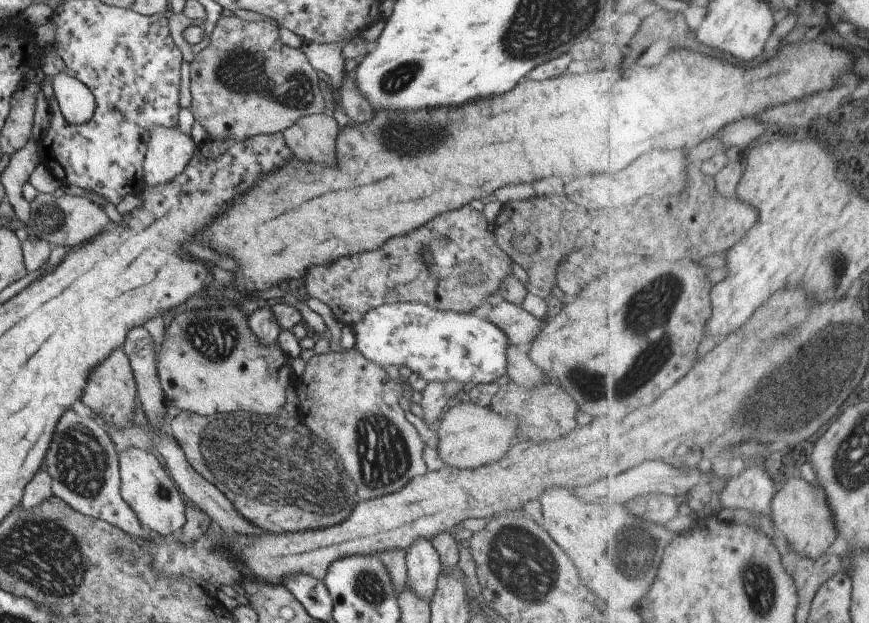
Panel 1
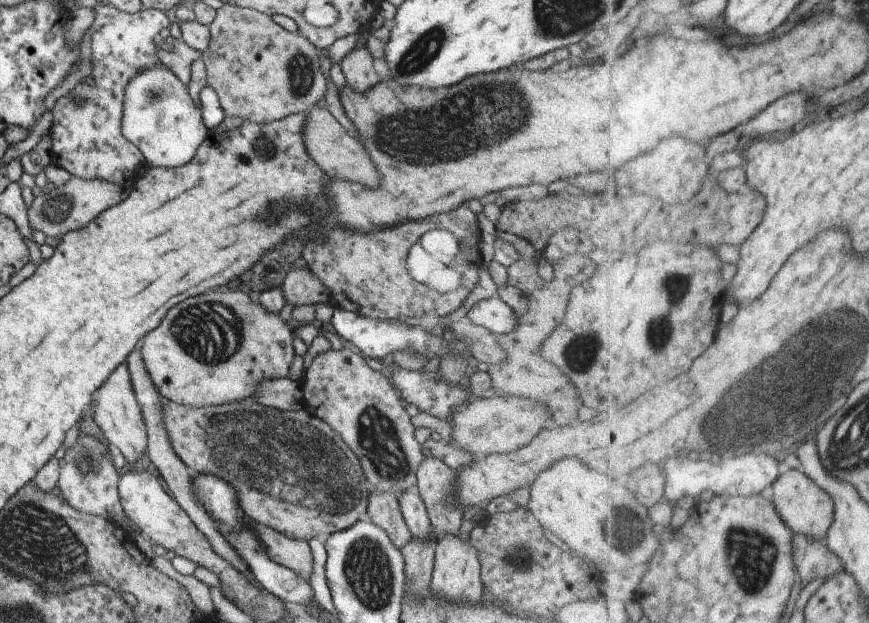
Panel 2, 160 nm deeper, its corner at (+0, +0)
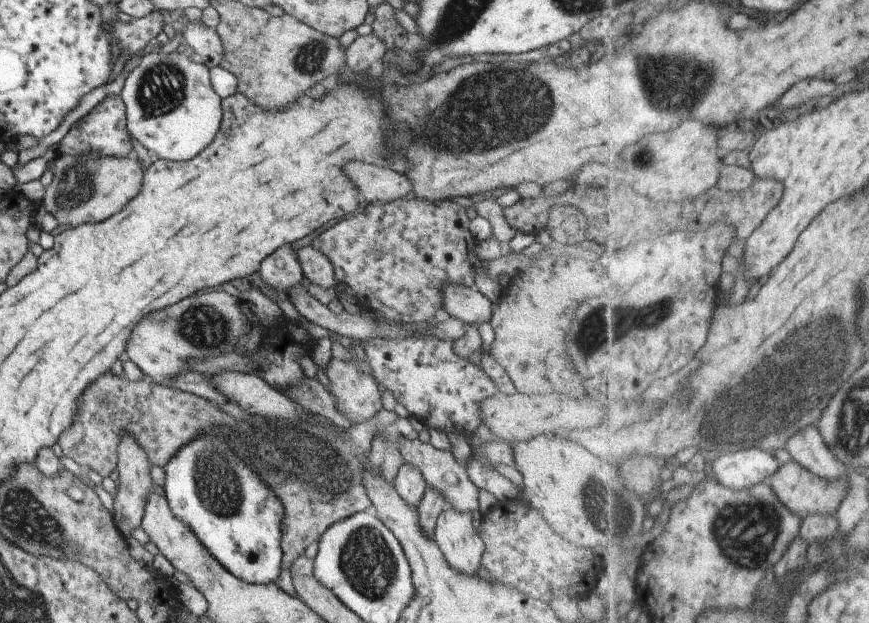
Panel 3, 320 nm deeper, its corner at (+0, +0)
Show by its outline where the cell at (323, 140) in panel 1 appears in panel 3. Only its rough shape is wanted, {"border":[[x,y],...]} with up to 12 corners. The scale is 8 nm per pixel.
{"border":[[343,166],[365,200],[410,198],[411,182],[391,168]]}

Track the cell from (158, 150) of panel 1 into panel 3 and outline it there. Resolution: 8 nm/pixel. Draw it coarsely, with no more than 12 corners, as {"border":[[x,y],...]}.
{"border":[[145,54],[118,95],[128,132],[189,160],[221,124],[209,69]]}

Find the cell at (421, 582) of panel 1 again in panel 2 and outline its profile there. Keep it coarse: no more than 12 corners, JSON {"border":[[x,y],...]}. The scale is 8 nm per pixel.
{"border":[[415,487],[397,499],[411,537],[426,541],[430,520]]}

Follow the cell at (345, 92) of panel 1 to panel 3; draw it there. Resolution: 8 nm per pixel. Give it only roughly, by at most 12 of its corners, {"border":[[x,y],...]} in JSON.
{"border":[[371,32],[357,35],[345,50],[346,67],[363,72],[386,46]]}

